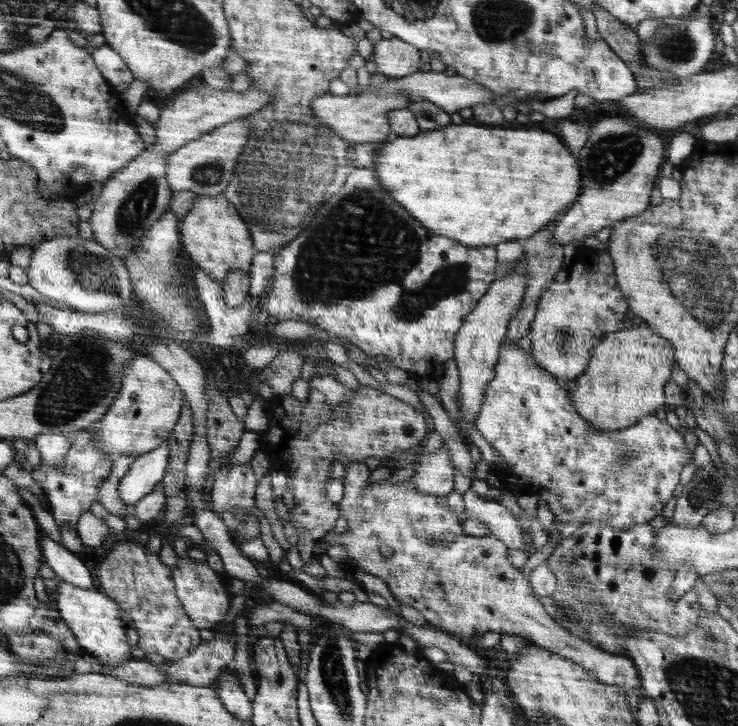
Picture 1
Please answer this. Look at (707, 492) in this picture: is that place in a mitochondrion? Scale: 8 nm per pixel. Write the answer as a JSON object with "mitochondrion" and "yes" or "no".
{"mitochondrion":"yes"}

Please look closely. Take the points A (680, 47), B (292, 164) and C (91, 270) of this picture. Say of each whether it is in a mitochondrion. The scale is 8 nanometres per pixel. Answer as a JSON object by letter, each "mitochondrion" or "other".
{"A":"mitochondrion","B":"mitochondrion","C":"mitochondrion"}

